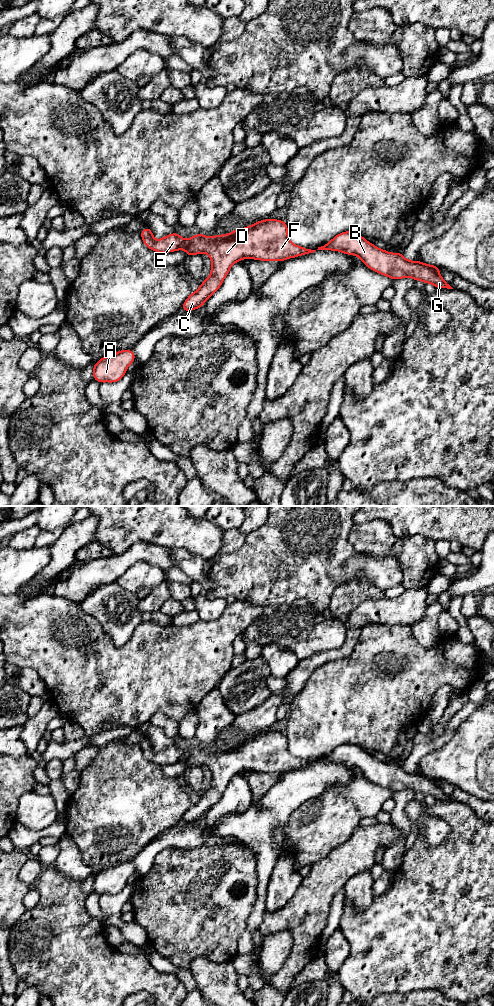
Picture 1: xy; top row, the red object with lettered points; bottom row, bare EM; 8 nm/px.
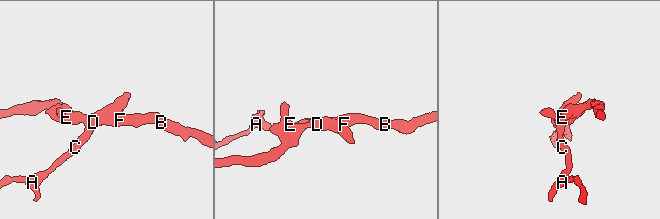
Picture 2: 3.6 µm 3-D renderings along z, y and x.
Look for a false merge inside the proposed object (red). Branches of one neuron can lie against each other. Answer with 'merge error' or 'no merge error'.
no merge error

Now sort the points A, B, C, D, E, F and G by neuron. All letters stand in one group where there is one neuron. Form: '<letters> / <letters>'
A B C D E F G

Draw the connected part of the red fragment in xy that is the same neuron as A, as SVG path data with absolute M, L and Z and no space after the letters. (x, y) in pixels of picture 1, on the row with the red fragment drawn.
M129 349L103 357L93 366L93 378L99 383L117 382L126 374L128 366L133 361L135 354Z

